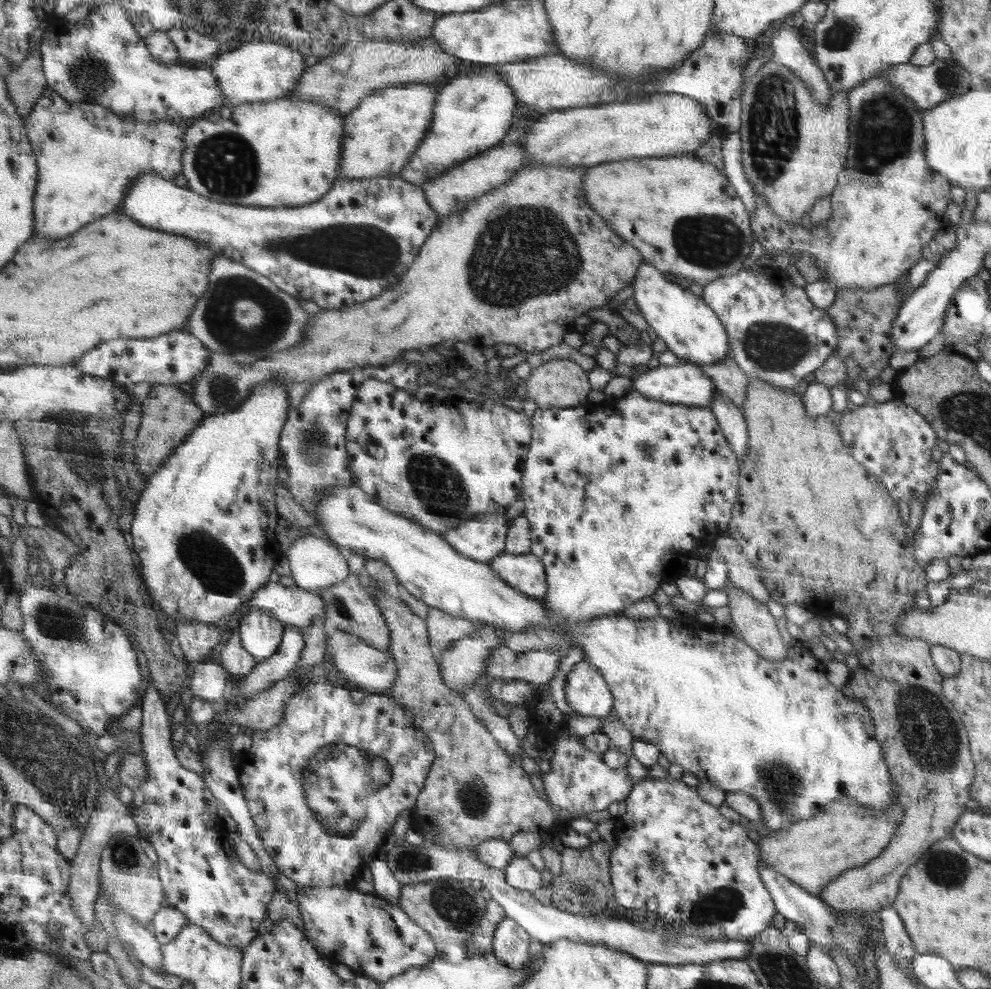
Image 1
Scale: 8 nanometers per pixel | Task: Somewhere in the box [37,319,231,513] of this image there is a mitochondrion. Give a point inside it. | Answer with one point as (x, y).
(70, 439)

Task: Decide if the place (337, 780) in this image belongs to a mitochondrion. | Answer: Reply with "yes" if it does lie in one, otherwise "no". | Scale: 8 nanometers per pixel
yes

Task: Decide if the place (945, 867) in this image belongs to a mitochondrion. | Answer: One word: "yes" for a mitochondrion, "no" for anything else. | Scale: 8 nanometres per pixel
yes

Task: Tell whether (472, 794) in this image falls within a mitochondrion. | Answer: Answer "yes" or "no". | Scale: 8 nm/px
yes

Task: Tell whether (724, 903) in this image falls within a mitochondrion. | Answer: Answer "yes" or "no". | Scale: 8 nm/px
yes

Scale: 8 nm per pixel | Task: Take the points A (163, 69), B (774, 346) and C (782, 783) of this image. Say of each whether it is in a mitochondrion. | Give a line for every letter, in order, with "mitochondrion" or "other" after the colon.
A: other
B: mitochondrion
C: mitochondrion

